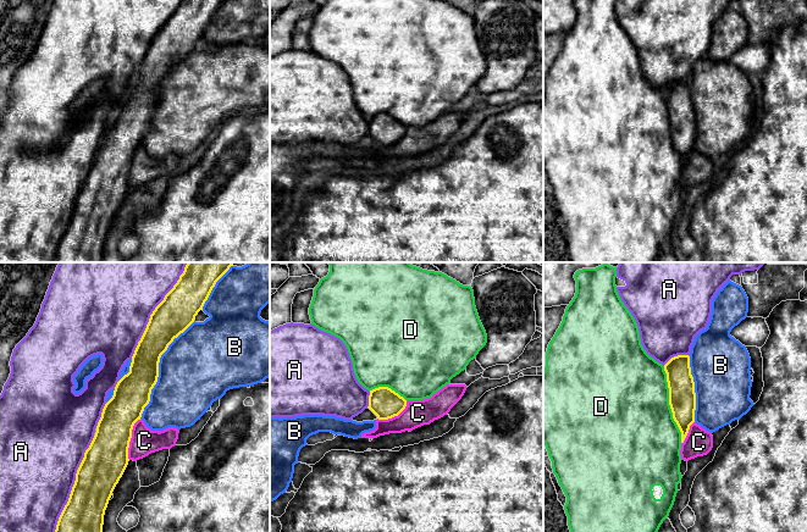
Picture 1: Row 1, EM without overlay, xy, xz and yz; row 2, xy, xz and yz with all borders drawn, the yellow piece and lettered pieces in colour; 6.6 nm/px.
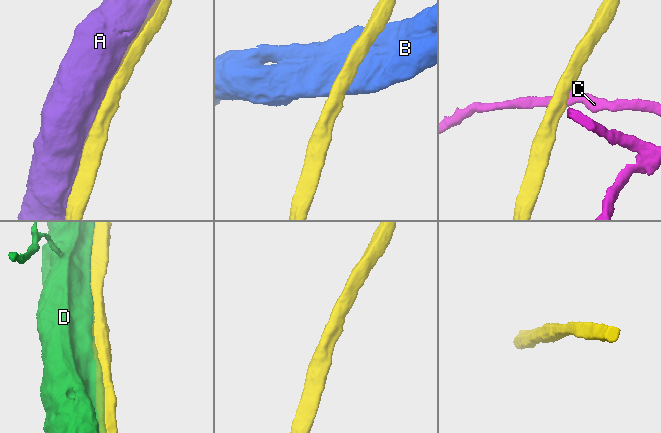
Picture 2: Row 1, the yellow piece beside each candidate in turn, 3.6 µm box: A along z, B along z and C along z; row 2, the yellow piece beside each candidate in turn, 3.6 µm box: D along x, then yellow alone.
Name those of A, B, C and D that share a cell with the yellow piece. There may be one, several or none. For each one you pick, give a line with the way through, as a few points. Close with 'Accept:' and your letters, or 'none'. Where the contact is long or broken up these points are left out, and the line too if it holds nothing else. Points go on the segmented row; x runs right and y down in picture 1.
Accept: A

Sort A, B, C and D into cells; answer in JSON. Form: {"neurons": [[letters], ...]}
{"neurons": [["A"], ["B"], ["C"], ["D"]]}

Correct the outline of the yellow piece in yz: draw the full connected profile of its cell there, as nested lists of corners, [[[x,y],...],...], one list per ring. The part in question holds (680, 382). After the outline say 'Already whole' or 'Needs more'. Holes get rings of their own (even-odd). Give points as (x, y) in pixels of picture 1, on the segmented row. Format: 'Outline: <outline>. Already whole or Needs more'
Outline: [[[678,355],[665,365],[667,382],[669,388],[669,405],[673,419],[681,432],[684,443],[690,426],[695,422],[696,393],[695,382],[691,375],[690,356]]]. Already whole

